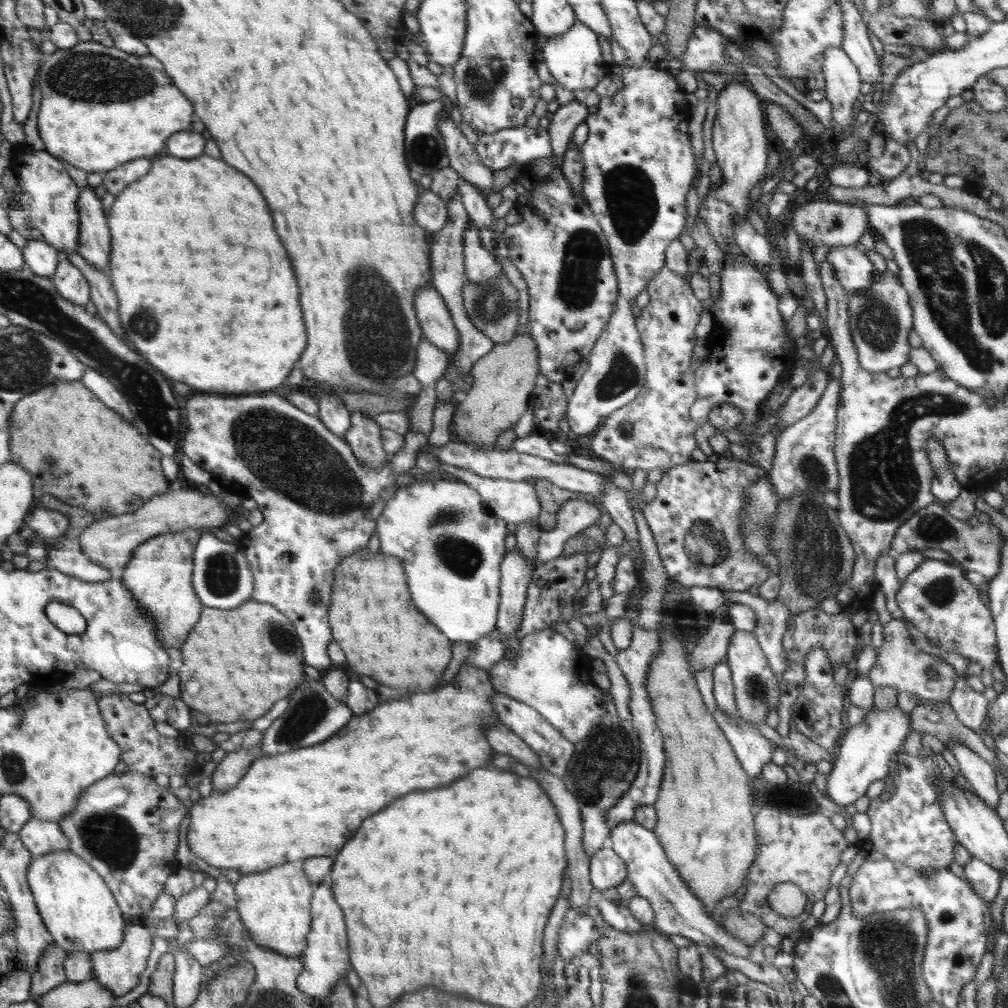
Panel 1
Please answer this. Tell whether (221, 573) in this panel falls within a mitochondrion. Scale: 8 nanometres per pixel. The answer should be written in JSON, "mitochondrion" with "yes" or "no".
{"mitochondrion":"yes"}

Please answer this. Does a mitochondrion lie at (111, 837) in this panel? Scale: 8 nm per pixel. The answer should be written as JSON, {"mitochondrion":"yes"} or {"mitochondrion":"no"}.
{"mitochondrion":"yes"}

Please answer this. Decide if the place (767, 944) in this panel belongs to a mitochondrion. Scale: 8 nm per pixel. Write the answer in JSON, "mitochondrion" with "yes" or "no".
{"mitochondrion":"no"}

